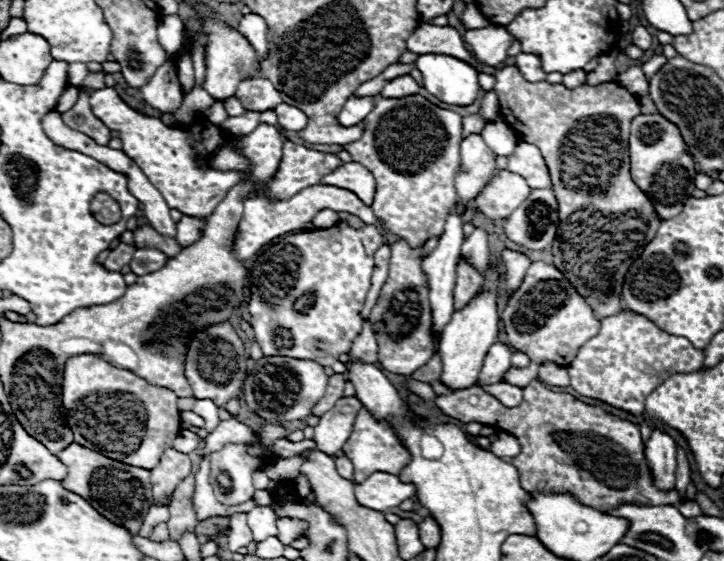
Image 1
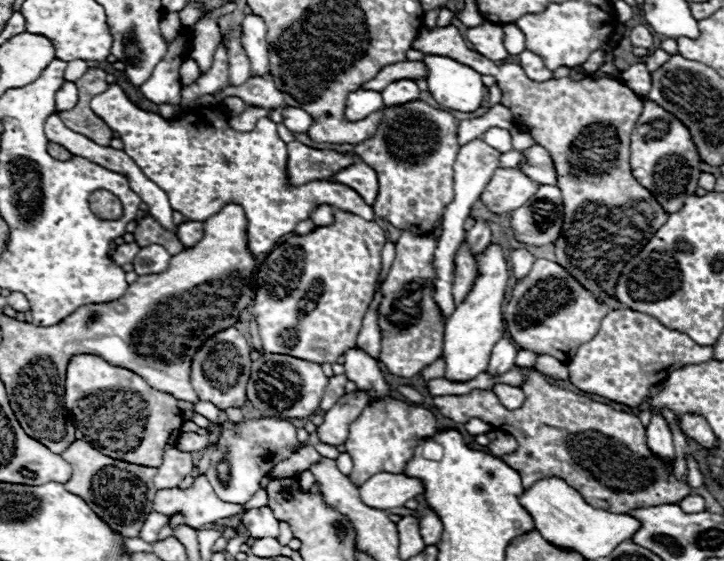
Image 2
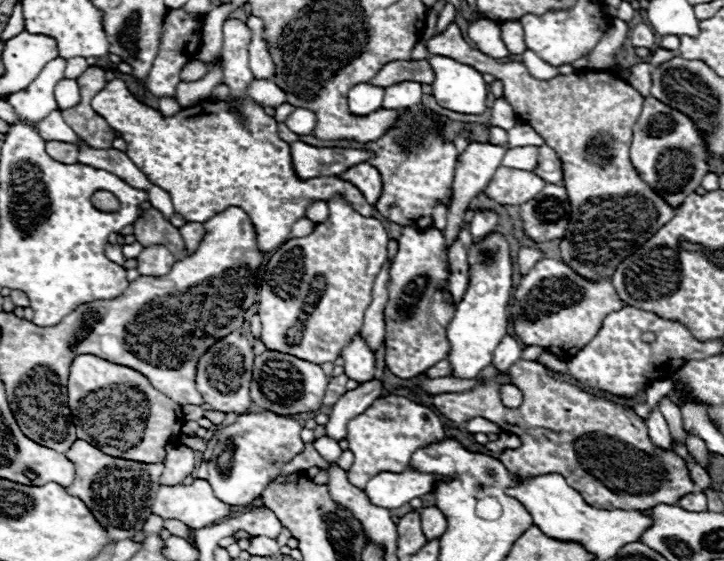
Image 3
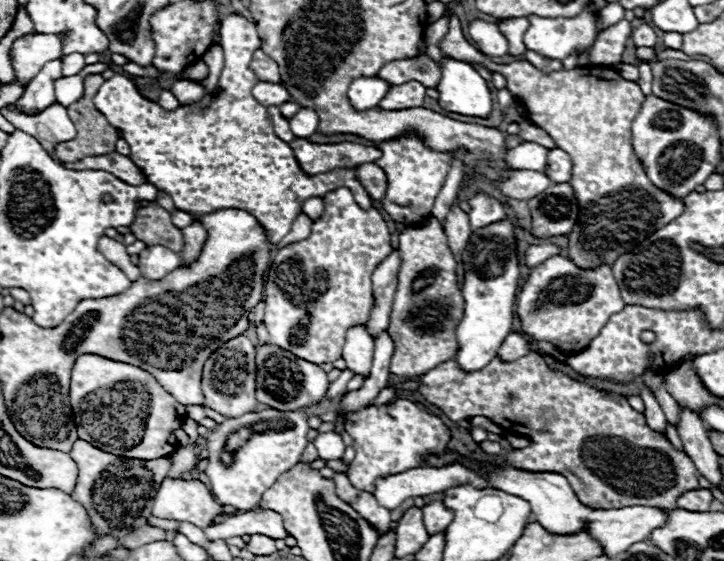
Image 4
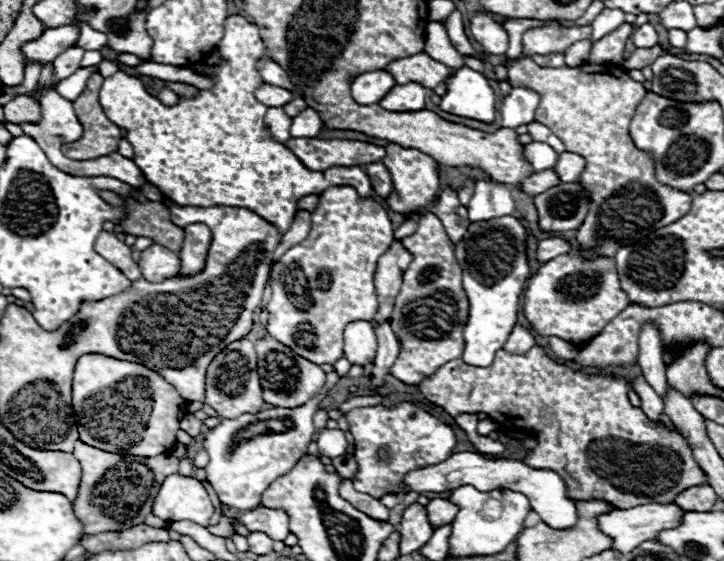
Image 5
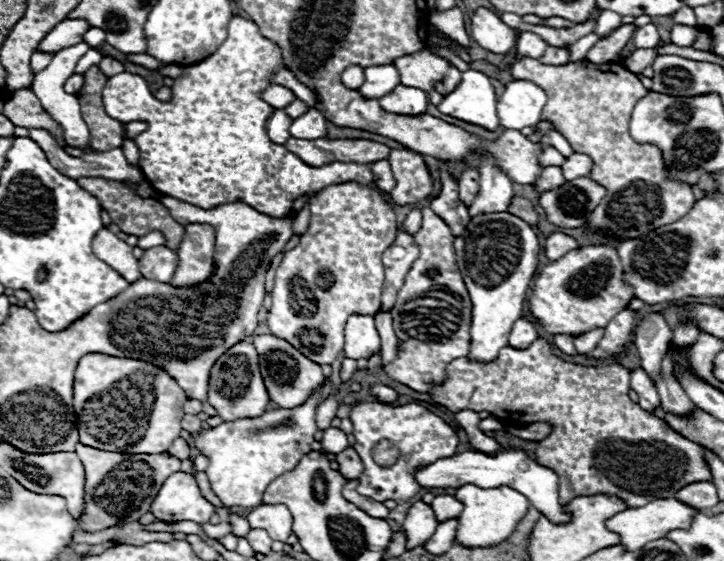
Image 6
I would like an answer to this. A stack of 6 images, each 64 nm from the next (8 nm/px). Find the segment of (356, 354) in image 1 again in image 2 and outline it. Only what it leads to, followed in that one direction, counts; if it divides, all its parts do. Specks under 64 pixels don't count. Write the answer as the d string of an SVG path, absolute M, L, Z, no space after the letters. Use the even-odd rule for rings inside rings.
M378 290L368 312L366 312L366 316L364 316L362 330L360 330L358 340L356 340L356 348L362 348L368 356L372 356L376 360L380 356L380 328L378 328L378 322L376 322L376 306L378 306L380 300L382 300L382 294Z

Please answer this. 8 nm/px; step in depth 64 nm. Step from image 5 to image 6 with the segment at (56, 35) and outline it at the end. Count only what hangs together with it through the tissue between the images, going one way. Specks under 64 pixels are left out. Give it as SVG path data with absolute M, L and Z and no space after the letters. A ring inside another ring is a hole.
M64 20L58 26L54 26L46 34L46 38L42 38L36 52L60 52L68 46L74 46L82 42L82 36L88 28L90 26L86 20Z

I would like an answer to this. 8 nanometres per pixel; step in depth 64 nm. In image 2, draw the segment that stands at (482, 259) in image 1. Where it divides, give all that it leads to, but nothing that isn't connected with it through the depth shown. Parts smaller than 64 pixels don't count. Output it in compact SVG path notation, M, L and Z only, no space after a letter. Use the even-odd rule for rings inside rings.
M476 222L472 230L468 230L466 234L466 246L470 248L470 252L476 256L478 252L484 252L488 248L492 240L492 232L490 226L486 222Z

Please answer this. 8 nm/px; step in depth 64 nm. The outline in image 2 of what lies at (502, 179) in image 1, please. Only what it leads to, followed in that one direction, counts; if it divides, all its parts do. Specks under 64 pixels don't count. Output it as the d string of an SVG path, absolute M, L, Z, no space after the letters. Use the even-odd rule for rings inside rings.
M498 168L494 178L482 192L482 204L494 214L506 214L530 200L530 196L538 190L528 176L522 176L516 168Z

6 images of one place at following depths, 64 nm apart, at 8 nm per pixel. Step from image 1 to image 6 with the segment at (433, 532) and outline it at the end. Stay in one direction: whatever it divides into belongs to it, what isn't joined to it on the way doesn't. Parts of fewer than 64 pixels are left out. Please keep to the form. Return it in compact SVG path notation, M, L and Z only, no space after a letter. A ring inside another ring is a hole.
M436 496L430 506L432 506L438 522L456 518L462 512L462 504L454 496Z

